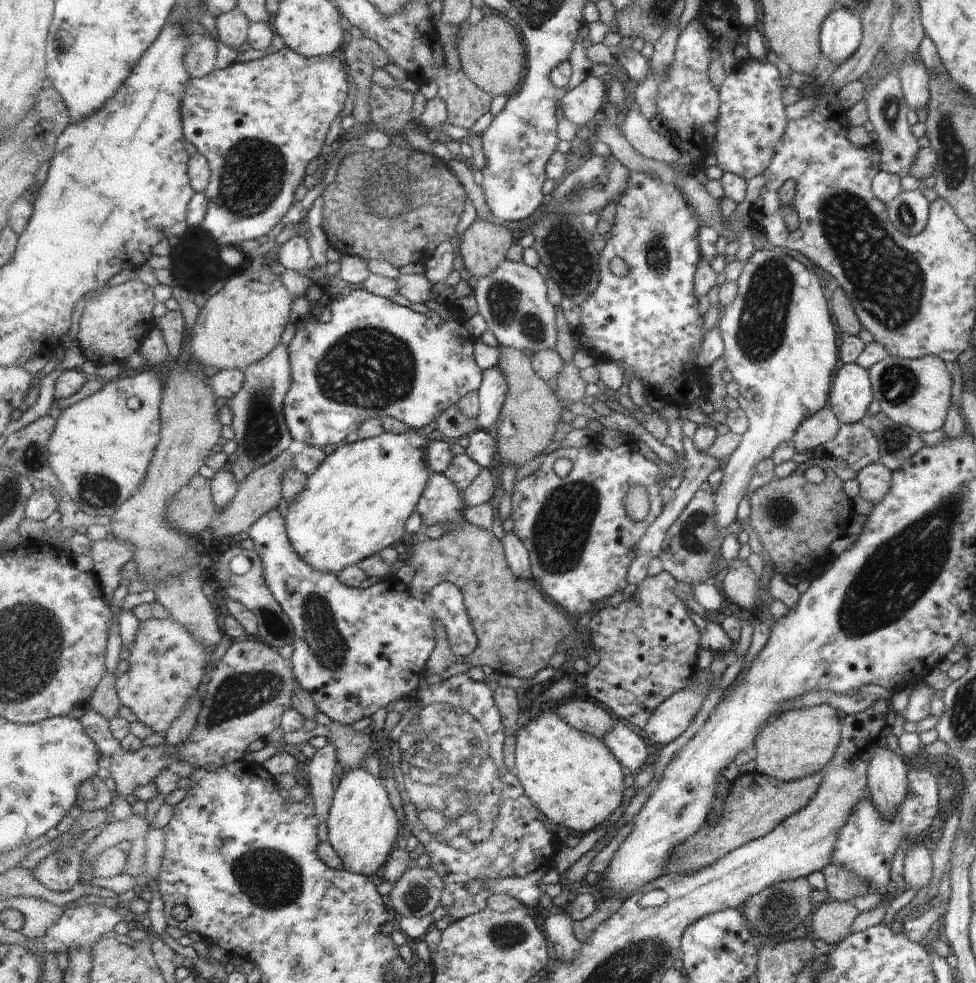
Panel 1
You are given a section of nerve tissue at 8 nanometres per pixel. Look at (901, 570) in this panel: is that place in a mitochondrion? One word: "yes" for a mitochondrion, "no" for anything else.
yes

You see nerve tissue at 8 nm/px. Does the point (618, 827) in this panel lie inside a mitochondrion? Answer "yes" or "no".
no

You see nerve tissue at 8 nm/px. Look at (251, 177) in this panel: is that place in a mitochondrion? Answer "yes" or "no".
yes

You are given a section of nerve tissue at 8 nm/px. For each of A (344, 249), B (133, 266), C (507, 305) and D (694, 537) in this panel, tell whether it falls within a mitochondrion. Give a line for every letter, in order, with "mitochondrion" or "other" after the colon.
A: other
B: other
C: mitochondrion
D: mitochondrion

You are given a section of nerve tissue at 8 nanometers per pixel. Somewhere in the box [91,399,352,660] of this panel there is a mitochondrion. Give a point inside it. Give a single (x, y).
(272, 622)

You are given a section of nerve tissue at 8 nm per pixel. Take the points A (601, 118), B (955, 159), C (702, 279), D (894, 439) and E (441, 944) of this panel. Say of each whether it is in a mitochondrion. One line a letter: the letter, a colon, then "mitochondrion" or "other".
A: other
B: mitochondrion
C: other
D: mitochondrion
E: other

